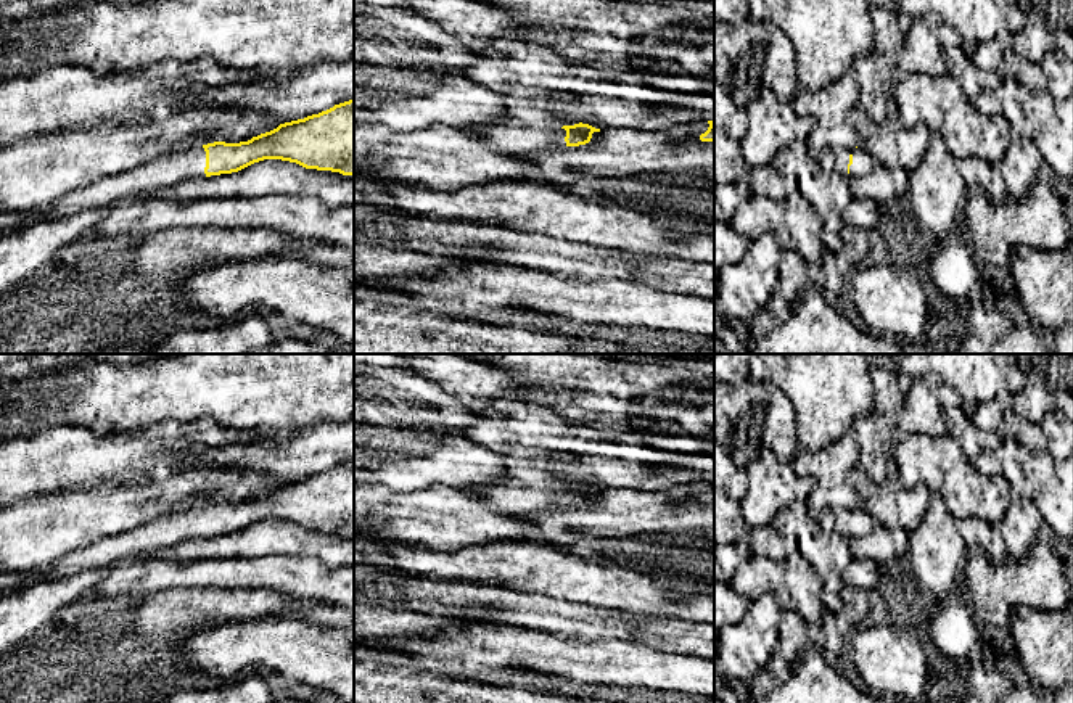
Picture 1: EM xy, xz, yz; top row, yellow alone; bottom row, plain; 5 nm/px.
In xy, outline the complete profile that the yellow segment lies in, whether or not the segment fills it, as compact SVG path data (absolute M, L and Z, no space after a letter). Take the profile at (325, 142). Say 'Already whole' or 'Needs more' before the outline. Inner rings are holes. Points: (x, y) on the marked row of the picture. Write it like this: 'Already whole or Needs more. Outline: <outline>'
Needs more. Outline: M354 100L280 124L248 142L214 142L158 156L143 166L64 195L47 206L47 217L69 219L77 212L113 206L122 198L166 188L190 177L238 172L264 159L282 159L306 169L354 177Z

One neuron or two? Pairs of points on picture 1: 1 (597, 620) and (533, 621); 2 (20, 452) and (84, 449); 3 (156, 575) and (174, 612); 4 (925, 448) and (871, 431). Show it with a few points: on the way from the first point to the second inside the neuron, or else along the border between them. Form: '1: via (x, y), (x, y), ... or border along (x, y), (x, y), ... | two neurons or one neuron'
1: via (581, 620), (549, 620) | one neuron
2: via (36, 452), (68, 452) | one neuron
3: border along (201, 586), (164, 587), (150, 596) | two neurons
4: border along (901, 436), (892, 454), (892, 473) | two neurons

